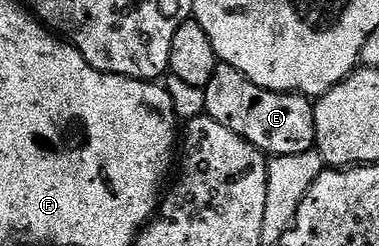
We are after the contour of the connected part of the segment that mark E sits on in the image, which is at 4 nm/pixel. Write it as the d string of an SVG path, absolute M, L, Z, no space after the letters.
M218 65L215 76L203 87L205 114L223 128L231 128L235 136L243 136L266 156L295 156L316 147L313 102L303 94L280 94L259 88L235 68Z

